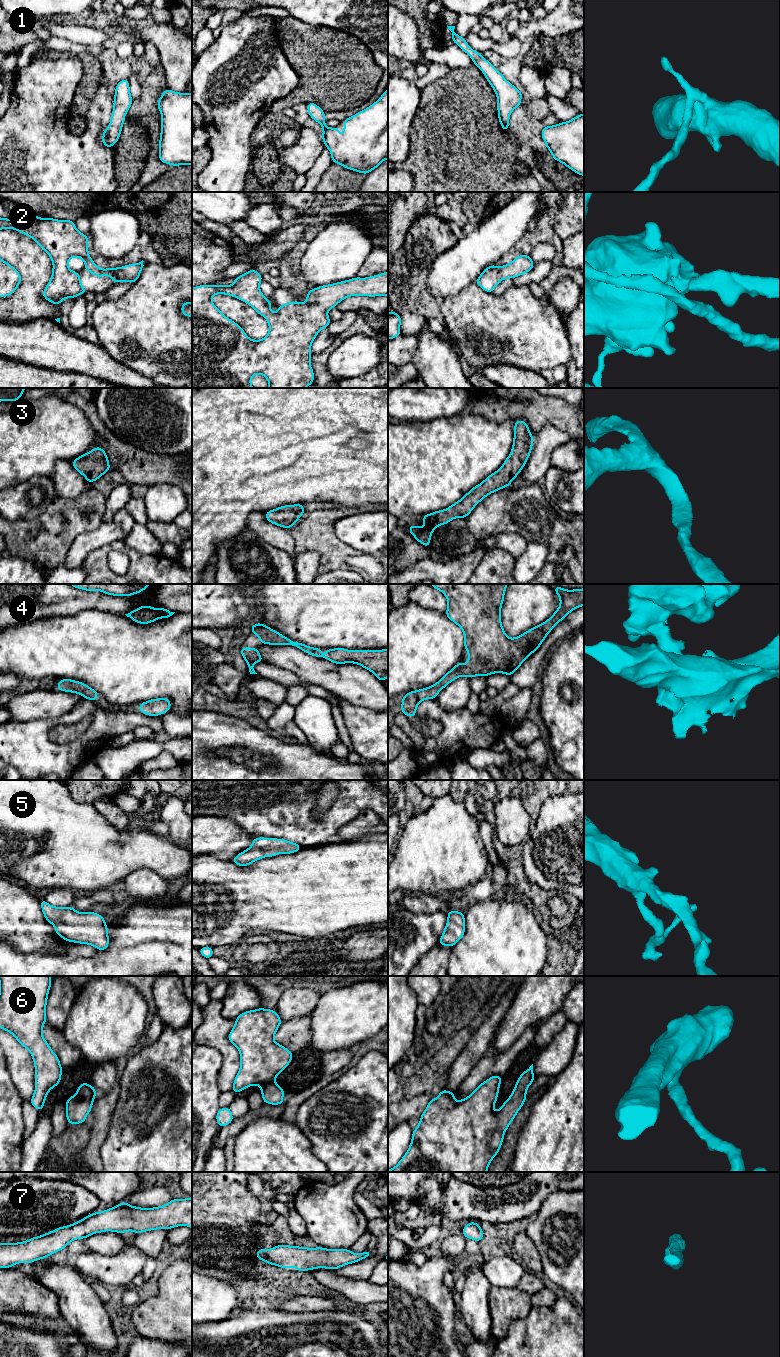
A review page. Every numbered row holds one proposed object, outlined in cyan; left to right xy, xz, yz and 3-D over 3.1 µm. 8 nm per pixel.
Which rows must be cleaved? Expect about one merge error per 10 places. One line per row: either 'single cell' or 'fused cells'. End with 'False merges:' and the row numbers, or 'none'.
1: single cell
2: single cell
3: single cell
4: single cell
5: single cell
6: single cell
7: single cell
False merges: none

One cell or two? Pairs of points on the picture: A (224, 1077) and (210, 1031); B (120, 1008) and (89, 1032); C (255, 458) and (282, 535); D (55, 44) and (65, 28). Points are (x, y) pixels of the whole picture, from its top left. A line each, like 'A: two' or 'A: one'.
A: one
B: one
C: two
D: two

